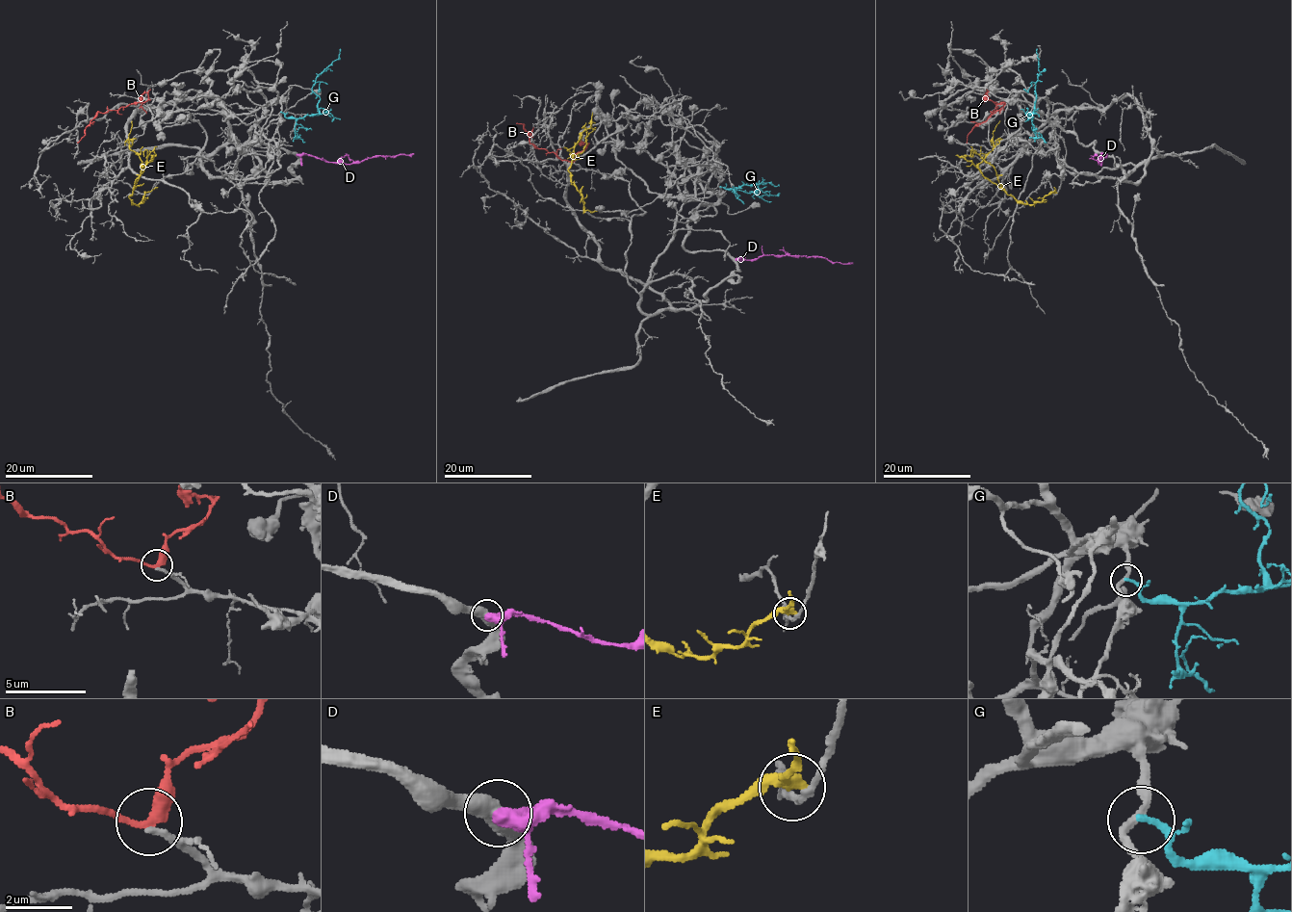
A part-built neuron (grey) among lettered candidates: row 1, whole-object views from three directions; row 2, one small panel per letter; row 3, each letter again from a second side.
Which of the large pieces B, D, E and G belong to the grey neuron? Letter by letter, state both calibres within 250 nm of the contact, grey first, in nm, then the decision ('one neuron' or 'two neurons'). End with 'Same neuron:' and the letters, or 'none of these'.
B: 140 nm thick on the grey side, 280 nm on the other; one neuron
D: 480 nm thick on the grey side, 380 nm on the other; two neurons
E: 180 nm thick on the grey side, 300 nm on the other; two neurons
G: 220 nm thick on the grey side, 140 nm on the other; two neurons
Same neuron: B

